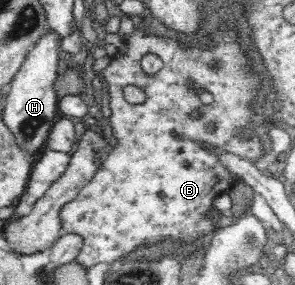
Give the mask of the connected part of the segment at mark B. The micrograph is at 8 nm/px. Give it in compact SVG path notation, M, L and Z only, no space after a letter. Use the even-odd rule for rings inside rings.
M226 24L226 28L222 30L222 32L216 32L216 34L212 34L213 40L209 41L208 45L211 48L207 50L198 48L196 46L180 46L173 40L164 40L164 38L159 37L146 37L142 31L136 30L134 34L128 39L128 43L126 43L128 47L128 51L124 56L120 57L117 55L115 51L112 50L112 62L109 64L107 68L104 68L103 75L108 82L108 90L110 92L110 108L111 115L109 116L110 122L112 124L112 130L114 131L114 135L117 139L117 144L114 146L114 152L110 152L110 156L106 156L106 162L104 162L104 168L92 178L92 182L88 184L83 190L82 193L78 194L76 200L74 202L68 204L68 206L64 206L62 208L62 219L64 219L64 232L74 231L76 233L80 233L82 237L84 237L84 248L80 250L80 254L78 254L75 259L78 263L83 264L85 267L90 268L94 265L100 263L112 263L116 262L116 260L121 260L122 256L128 254L132 250L138 248L138 246L142 244L152 244L152 242L156 242L156 240L172 240L172 242L176 242L176 240L182 240L183 243L187 244L192 240L196 240L196 238L200 238L202 234L204 235L210 230L214 224L216 224L216 209L214 207L213 200L218 197L220 194L224 192L224 190L228 190L230 186L232 186L232 182L234 182L234 176L230 174L228 171L224 170L221 167L221 164L213 157L210 156L207 152L204 152L201 148L198 148L193 143L194 139L204 140L206 142L210 142L212 144L220 145L220 147L238 155L242 155L244 157L248 157L250 159L260 158L262 156L262 142L258 139L257 136L251 137L248 140L244 140L244 135L239 135L244 126L247 123L250 123L252 119L251 112L251 102L252 95L255 95L255 87L259 87L258 77L255 76L254 72L247 72L247 62L244 61L243 51L239 48L237 42L239 40L239 36L236 35L236 26L232 24ZM146 54L156 54L160 60L162 60L162 66L160 66L160 70L158 70L155 74L148 75L142 71L141 60L143 56ZM127 84L135 84L140 86L147 94L147 100L142 105L131 105L124 99L122 95L122 88ZM202 94L211 94L215 98L215 103L210 107L206 107L206 116L200 120L200 122L191 122L187 117L187 112L190 109L193 109L196 106L204 106L202 105L200 96ZM171 132L180 132L188 135L188 140L184 140L184 142L180 142L175 138L170 136Z

